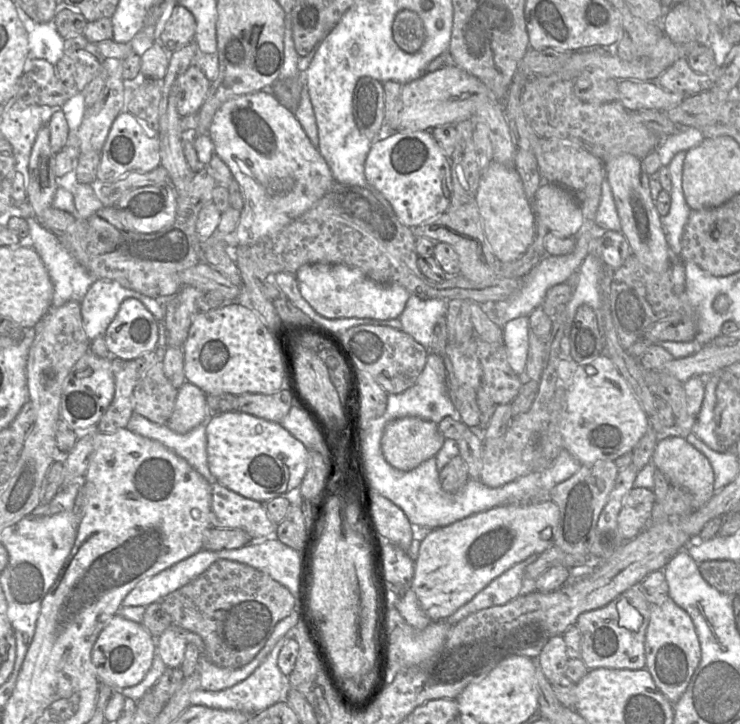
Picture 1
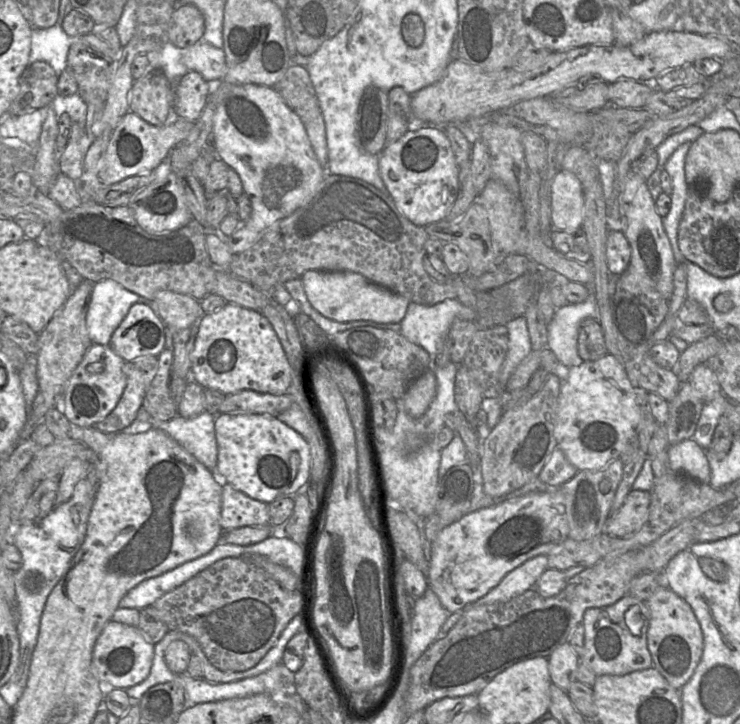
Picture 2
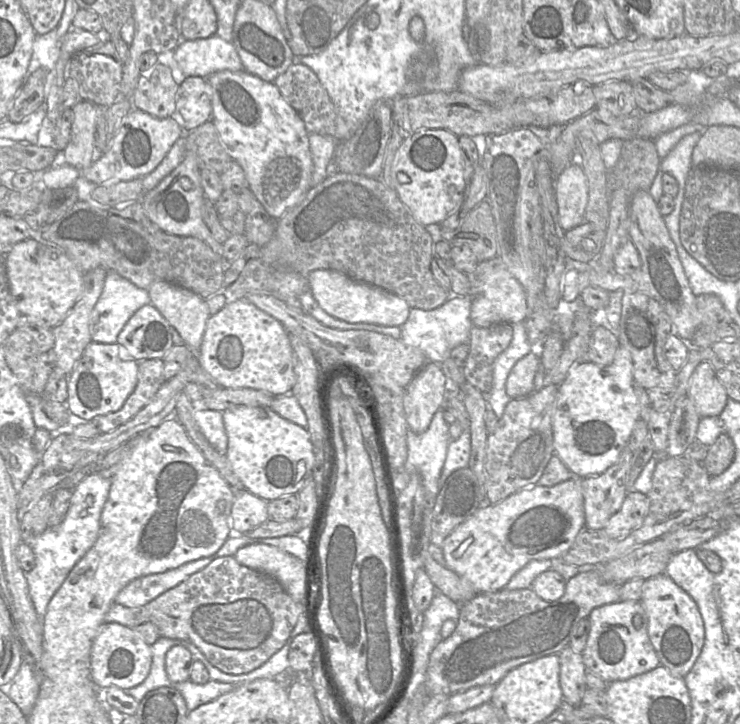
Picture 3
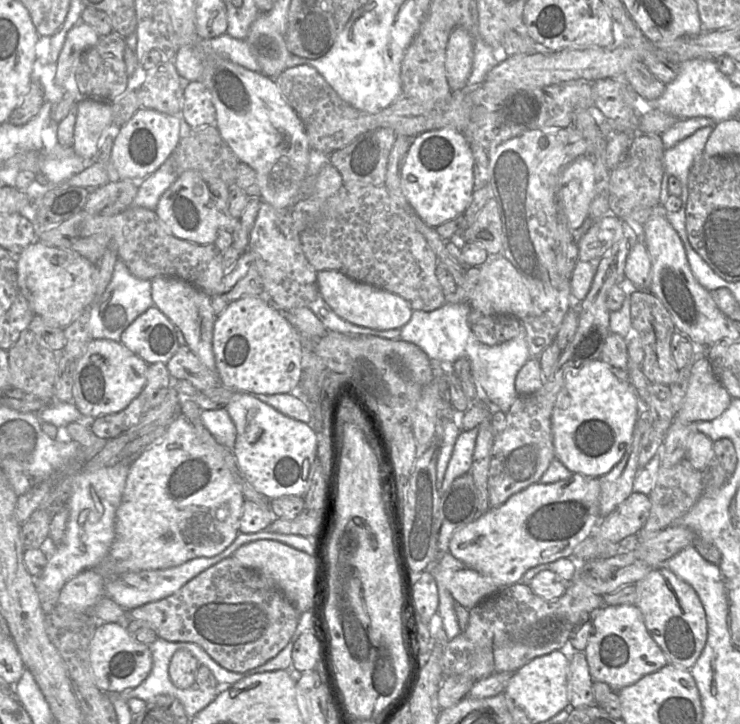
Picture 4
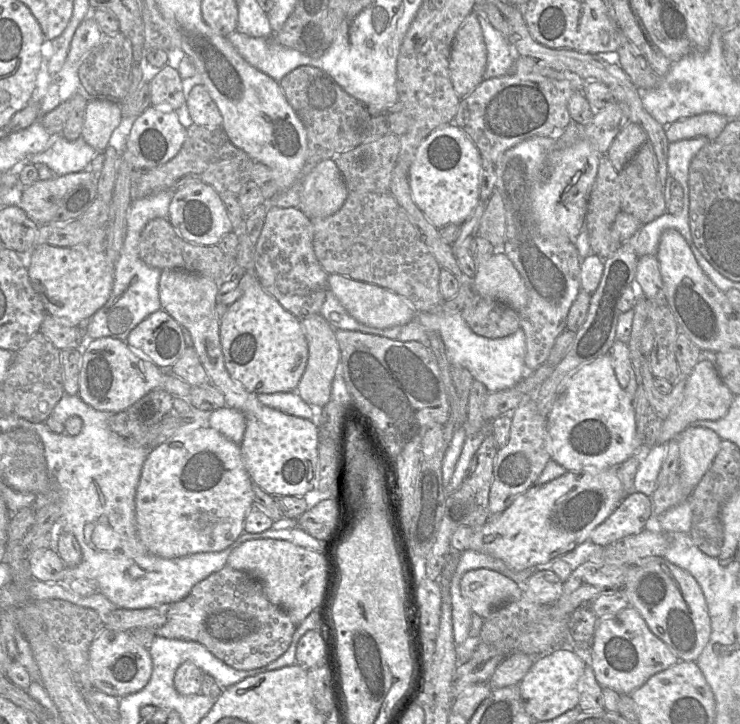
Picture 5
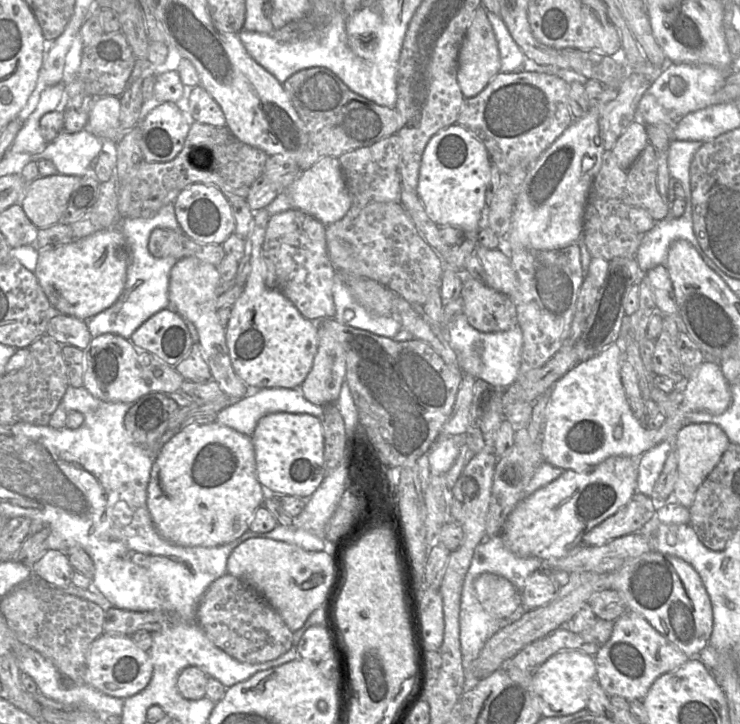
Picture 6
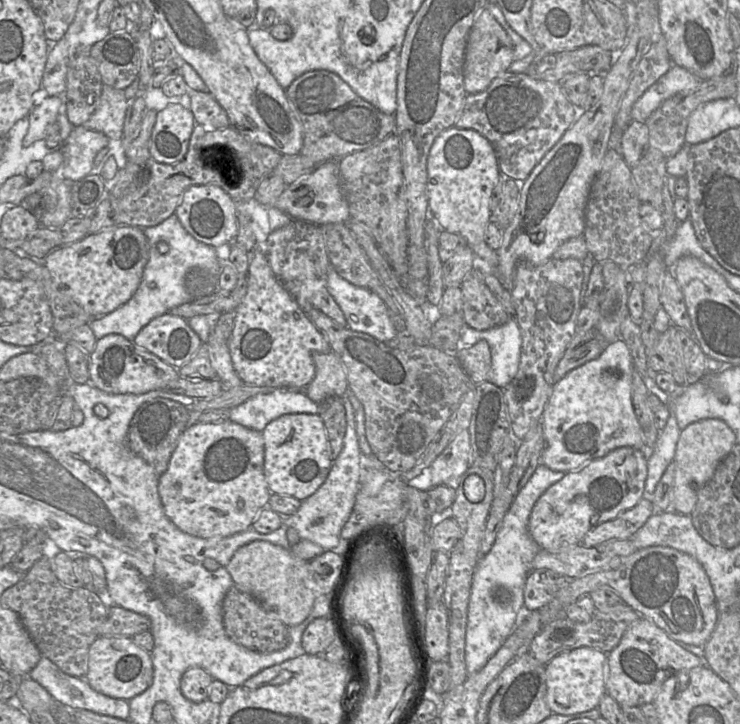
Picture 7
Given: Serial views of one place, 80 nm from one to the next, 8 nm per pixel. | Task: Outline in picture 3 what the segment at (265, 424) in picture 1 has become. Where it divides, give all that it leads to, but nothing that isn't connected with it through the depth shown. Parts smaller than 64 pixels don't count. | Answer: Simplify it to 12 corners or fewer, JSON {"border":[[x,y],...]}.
{"border":[[270,407],[223,412],[225,455],[271,501],[312,478],[307,428]]}

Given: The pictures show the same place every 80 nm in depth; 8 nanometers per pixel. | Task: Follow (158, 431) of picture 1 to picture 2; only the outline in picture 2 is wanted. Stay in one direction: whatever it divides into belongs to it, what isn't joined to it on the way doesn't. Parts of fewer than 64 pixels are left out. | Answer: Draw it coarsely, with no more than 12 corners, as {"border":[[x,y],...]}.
{"border":[[215,415],[169,421],[135,420],[123,431],[166,432],[193,455],[221,486],[216,470]]}

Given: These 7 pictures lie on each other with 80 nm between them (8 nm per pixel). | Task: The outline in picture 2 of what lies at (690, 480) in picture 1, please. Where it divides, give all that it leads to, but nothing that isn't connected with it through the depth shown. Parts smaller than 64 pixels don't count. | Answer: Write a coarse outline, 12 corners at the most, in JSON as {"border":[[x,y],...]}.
{"border":[[691,439],[669,445],[669,469],[709,484],[705,450]]}

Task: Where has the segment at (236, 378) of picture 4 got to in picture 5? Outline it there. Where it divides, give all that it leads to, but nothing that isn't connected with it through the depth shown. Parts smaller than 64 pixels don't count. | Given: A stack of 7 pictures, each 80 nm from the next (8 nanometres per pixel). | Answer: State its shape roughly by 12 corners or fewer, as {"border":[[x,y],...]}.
{"border":[[251,285],[220,321],[225,367],[248,392],[294,391],[301,320]]}

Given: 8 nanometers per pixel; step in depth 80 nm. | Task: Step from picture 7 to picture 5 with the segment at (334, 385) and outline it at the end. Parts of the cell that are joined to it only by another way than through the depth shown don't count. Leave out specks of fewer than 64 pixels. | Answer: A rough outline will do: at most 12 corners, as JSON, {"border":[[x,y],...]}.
{"border":[[320,314],[300,320],[309,353],[294,391],[330,400],[340,365],[336,331]]}

